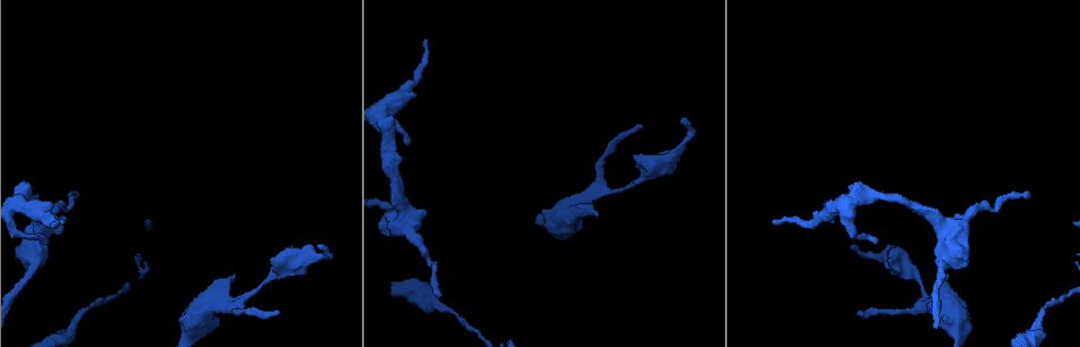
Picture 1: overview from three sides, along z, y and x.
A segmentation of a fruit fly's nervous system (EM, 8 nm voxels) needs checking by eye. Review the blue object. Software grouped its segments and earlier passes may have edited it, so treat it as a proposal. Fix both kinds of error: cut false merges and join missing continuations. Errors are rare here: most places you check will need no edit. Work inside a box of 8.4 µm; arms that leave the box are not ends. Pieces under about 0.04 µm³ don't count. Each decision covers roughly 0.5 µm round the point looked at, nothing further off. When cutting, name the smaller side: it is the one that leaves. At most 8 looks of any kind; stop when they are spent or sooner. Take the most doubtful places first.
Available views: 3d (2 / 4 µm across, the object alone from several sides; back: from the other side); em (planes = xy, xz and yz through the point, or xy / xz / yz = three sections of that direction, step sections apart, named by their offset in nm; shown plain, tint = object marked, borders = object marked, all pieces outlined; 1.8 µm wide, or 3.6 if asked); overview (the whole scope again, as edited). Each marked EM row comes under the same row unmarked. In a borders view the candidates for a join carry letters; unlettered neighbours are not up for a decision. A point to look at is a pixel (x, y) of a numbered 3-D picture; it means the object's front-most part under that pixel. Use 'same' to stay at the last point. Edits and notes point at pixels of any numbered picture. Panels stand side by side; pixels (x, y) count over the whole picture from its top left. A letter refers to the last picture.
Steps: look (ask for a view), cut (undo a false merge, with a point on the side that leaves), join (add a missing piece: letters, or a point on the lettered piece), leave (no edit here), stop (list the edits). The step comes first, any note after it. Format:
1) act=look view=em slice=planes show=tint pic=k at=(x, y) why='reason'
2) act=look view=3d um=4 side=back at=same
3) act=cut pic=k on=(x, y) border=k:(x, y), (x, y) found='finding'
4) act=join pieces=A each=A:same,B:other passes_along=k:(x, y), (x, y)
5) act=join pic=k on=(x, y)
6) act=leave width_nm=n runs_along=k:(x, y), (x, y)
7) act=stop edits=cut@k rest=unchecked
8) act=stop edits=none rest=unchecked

act=look view=3d um=2 pic=1 at=(682, 119) why='an open end'

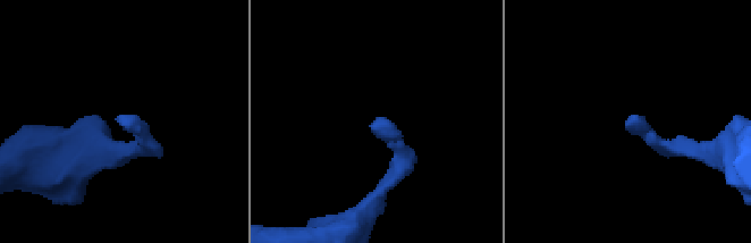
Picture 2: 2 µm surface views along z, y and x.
act=look view=em slice=planes show=borders pic=2 at=(628, 121) why='now the EM'

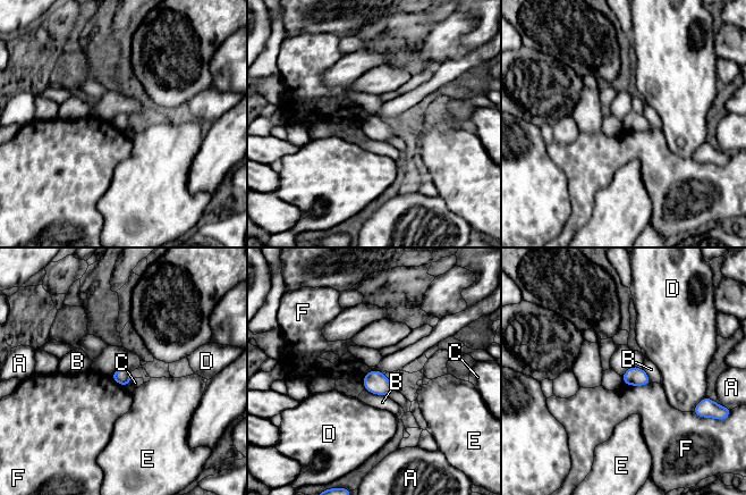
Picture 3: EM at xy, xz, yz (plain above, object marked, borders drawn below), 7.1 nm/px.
act=leave width_nm=110 each=A:other,B:other,C:other,D:other,E:other,F:other found='none of them fits'

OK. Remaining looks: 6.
act=look view=em slice=yz step=8 show=borders pic=1 at=(775, 222) why='thin end'

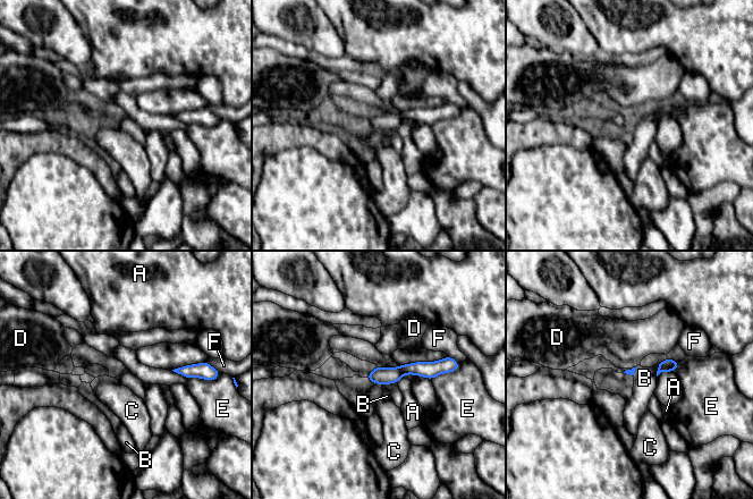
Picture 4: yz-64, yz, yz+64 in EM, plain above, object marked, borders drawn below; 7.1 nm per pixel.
act=look view=em slice=planes show=borders at=same

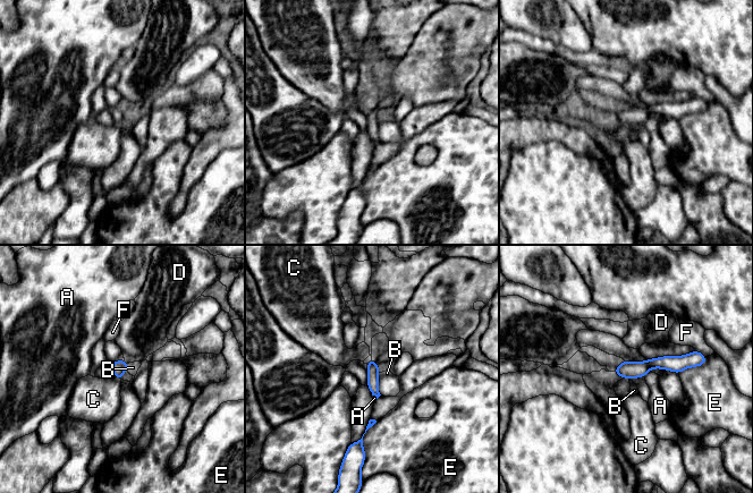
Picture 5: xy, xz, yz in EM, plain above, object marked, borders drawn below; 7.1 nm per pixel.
act=leave width_nm=90 each=A:other,B:other,C:other,D:other,E:other,F:other border=5:(379, 373), (379, 392), (381, 394) found='no lettered piece goes on from it'

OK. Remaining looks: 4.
act=look view=em slice=xy step=4 show=borders pic=1 at=(946, 276) why='branch stops here'

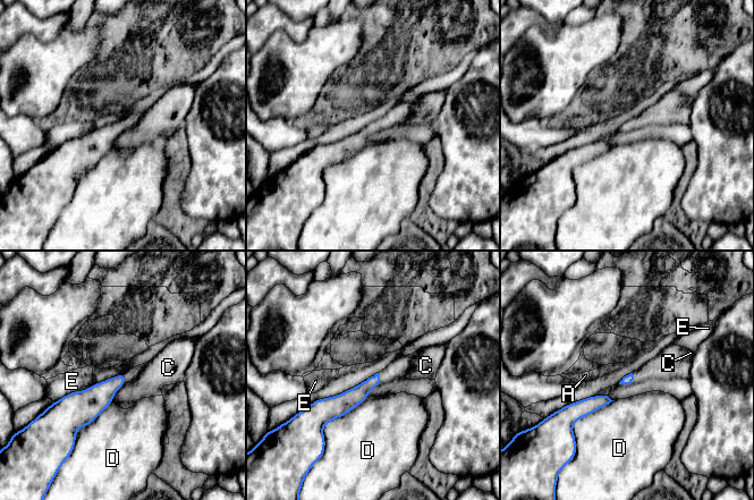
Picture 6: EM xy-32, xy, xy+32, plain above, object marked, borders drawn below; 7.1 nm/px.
act=look view=em slice=planes show=borders at=same

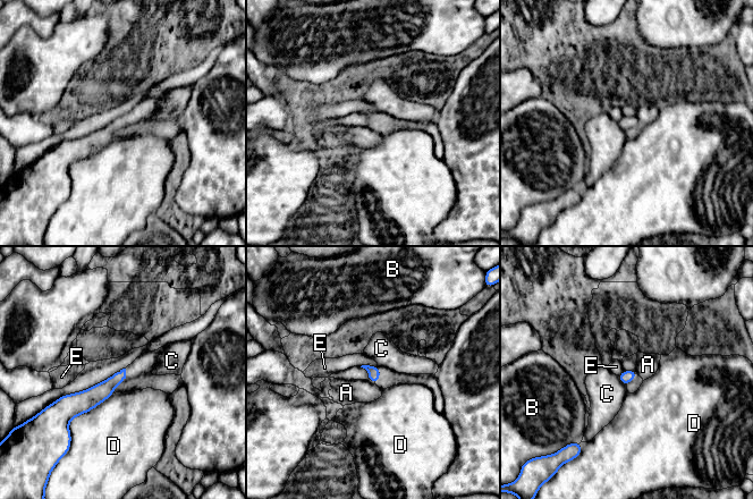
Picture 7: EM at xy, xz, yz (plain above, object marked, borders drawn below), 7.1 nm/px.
act=leave each=A:other,B:other,C:other,D:other,E:other border=7:(377, 365), (361, 366) found='none of them fits'

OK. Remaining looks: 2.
act=look view=em slice=planes show=borders pic=1 at=(279, 310) why='free end'

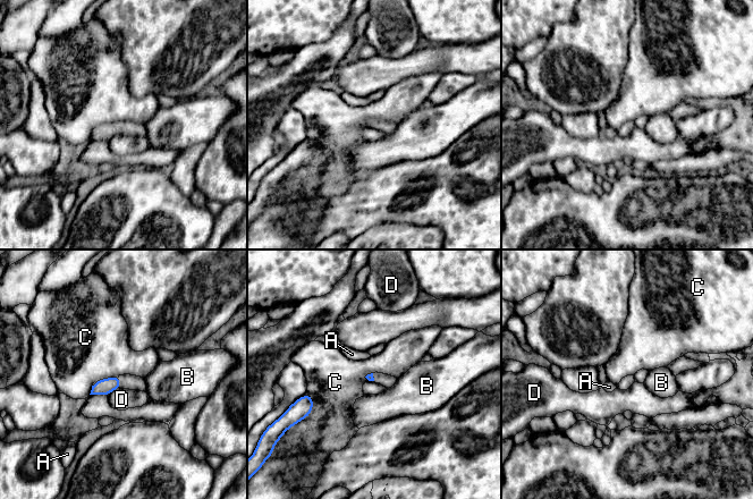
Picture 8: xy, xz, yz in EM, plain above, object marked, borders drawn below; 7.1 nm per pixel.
act=leave each=A:other,B:other,C:other,D:other border=8:(118, 375), (99, 379), (89, 394) found='no lettered piece goes on from it'

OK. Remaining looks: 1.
act=stop edits=none rest=unchecked

